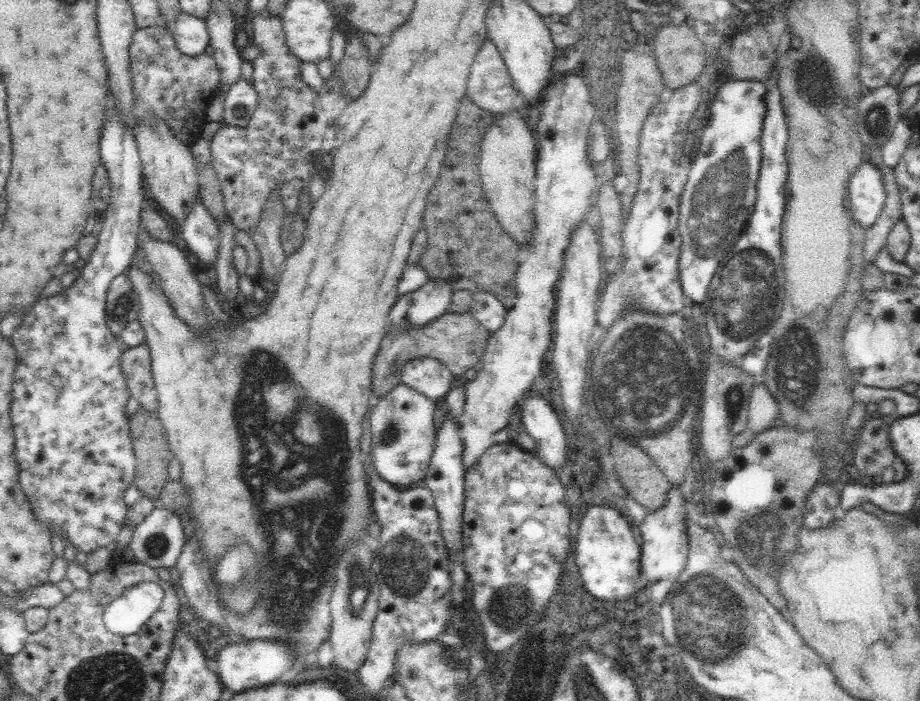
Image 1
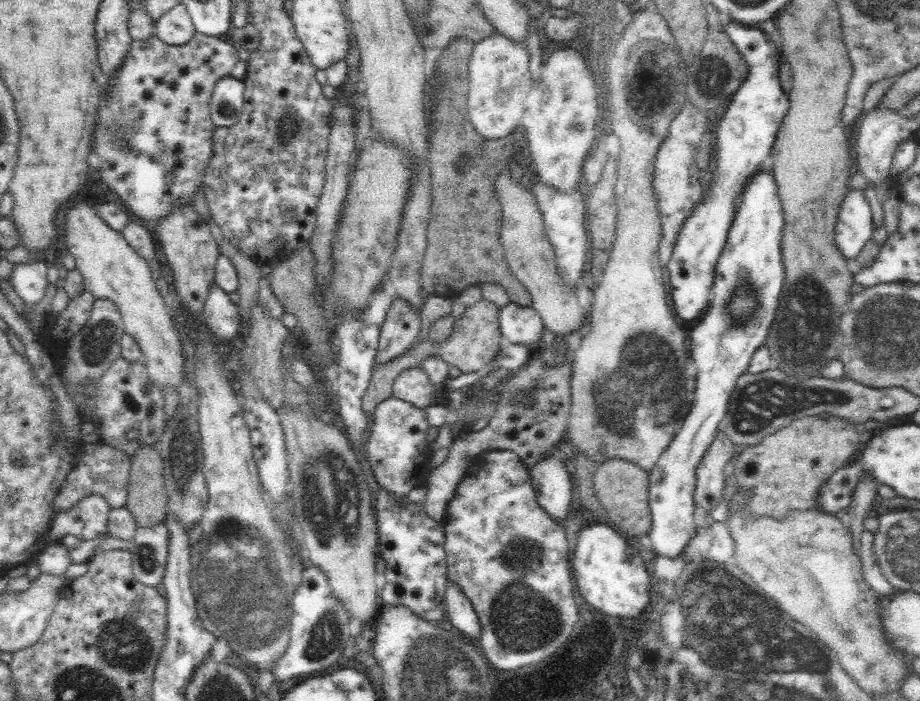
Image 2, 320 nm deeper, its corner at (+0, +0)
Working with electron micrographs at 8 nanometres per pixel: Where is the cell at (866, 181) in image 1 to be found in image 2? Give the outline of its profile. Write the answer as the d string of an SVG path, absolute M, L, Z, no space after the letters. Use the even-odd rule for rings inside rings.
M864 190L848 191L838 211L835 241L840 253L853 263L873 233L871 208Z

